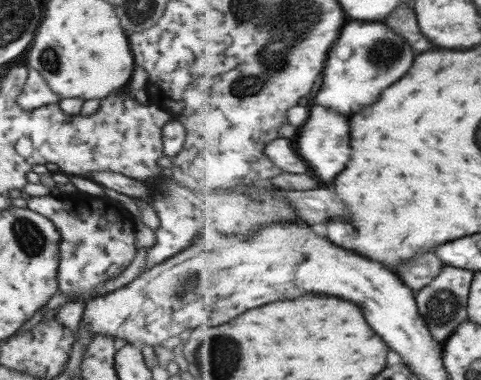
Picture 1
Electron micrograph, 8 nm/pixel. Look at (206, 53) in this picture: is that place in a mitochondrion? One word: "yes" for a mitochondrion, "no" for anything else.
no

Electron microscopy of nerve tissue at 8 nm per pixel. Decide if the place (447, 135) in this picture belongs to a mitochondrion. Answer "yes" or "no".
no

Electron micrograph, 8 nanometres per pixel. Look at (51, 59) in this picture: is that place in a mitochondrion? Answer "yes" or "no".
yes

